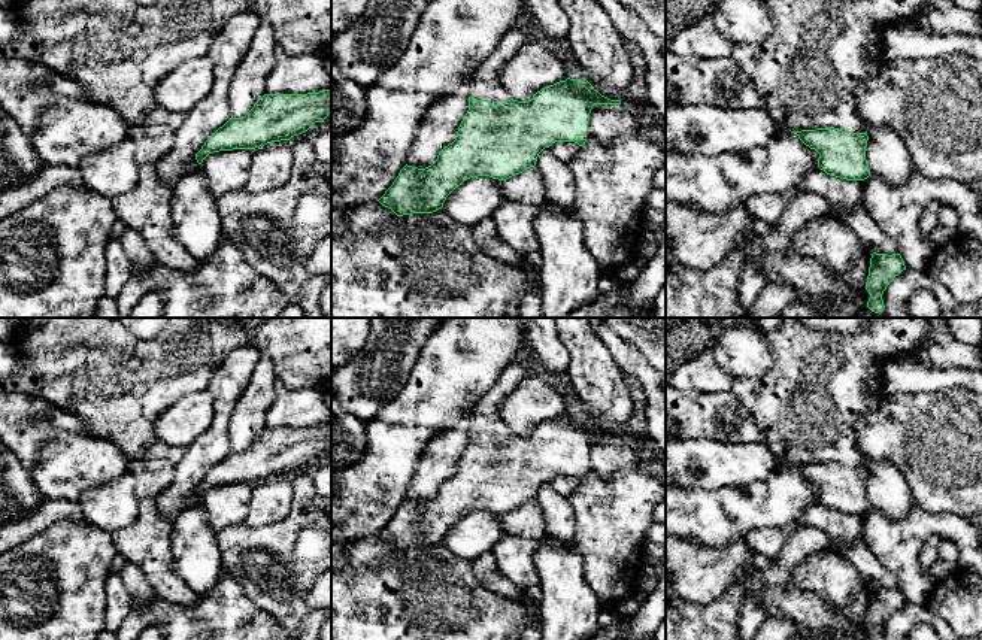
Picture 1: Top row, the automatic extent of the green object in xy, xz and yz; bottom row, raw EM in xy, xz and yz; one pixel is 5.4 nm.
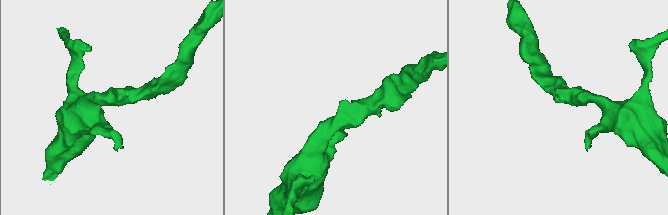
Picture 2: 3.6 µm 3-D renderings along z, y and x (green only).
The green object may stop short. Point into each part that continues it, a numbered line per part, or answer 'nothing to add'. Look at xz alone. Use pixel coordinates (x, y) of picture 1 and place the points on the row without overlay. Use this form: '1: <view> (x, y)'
1: xz (484, 418)

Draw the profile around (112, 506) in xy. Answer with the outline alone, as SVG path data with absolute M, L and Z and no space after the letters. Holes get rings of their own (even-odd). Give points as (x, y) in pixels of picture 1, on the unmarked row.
M130 474L112 483L85 491L78 504L88 524L112 534L130 527L137 518L139 500Z

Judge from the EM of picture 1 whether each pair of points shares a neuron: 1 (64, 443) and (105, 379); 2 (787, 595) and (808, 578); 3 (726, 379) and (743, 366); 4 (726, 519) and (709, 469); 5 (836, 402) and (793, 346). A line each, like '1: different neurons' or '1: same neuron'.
1: different neurons
2: different neurons
3: different neurons
4: different neurons
5: same neuron

